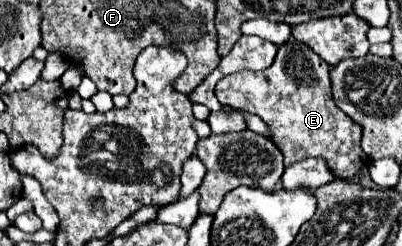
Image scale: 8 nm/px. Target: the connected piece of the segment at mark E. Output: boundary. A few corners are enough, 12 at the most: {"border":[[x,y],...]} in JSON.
{"border":[[288,39],[272,67],[216,99],[258,115],[286,165],[324,157],[348,179],[362,127],[332,99],[330,65]]}

